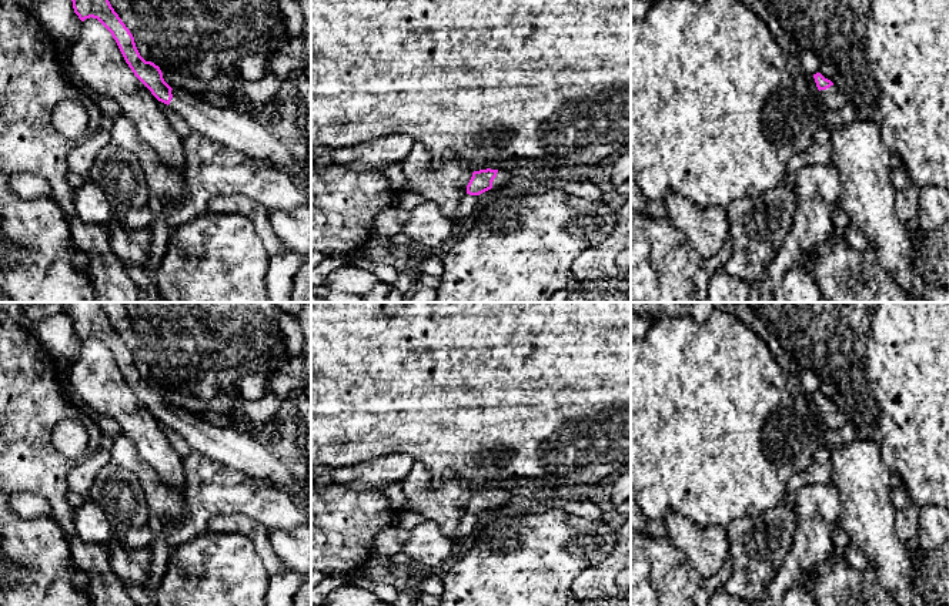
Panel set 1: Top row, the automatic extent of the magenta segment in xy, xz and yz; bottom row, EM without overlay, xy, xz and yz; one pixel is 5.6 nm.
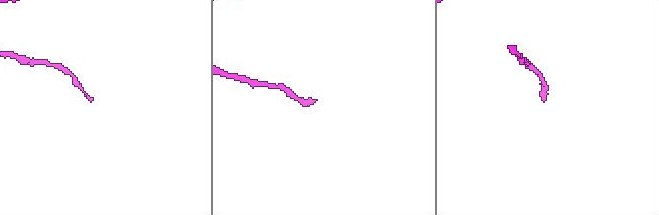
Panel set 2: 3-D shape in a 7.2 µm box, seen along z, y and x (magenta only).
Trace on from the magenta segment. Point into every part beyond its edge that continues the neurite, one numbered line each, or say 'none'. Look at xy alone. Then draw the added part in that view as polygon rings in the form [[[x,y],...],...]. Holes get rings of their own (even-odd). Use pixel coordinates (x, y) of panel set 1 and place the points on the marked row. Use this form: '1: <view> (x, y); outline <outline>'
1: xy (236, 130); outline [[[173,88],[171,94],[168,106],[188,123],[194,133],[257,161],[283,168],[301,188],[311,184],[308,163],[300,165],[281,141],[257,123],[251,114],[241,113],[215,98],[196,96],[184,90]]]

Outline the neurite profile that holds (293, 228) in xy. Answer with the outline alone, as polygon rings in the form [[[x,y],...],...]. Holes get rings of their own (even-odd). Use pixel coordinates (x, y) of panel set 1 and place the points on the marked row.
[[[311,208],[293,211],[267,210],[275,237],[290,250],[304,255],[311,252]]]

